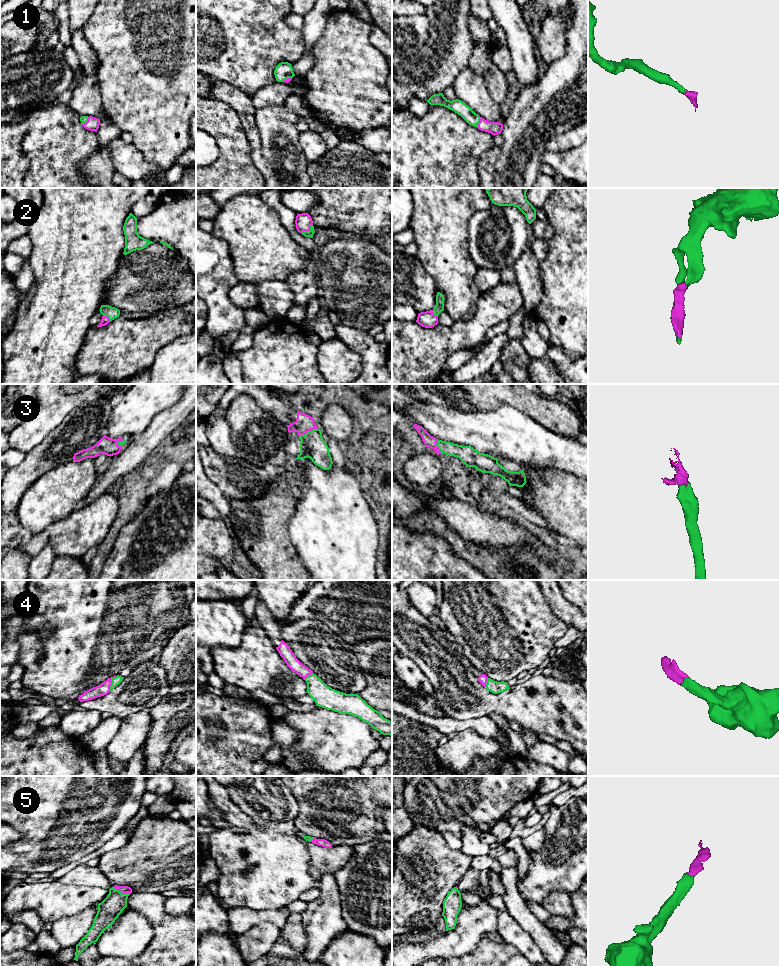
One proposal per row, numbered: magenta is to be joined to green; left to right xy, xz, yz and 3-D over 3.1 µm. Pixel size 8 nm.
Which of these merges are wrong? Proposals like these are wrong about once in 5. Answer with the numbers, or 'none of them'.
none of them

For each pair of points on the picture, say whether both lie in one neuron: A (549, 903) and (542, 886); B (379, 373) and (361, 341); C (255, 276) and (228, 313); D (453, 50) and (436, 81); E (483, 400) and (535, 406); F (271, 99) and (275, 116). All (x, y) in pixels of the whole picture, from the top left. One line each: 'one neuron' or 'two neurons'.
A: two neurons
B: one neuron
C: two neurons
D: one neuron
E: one neuron
F: two neurons

